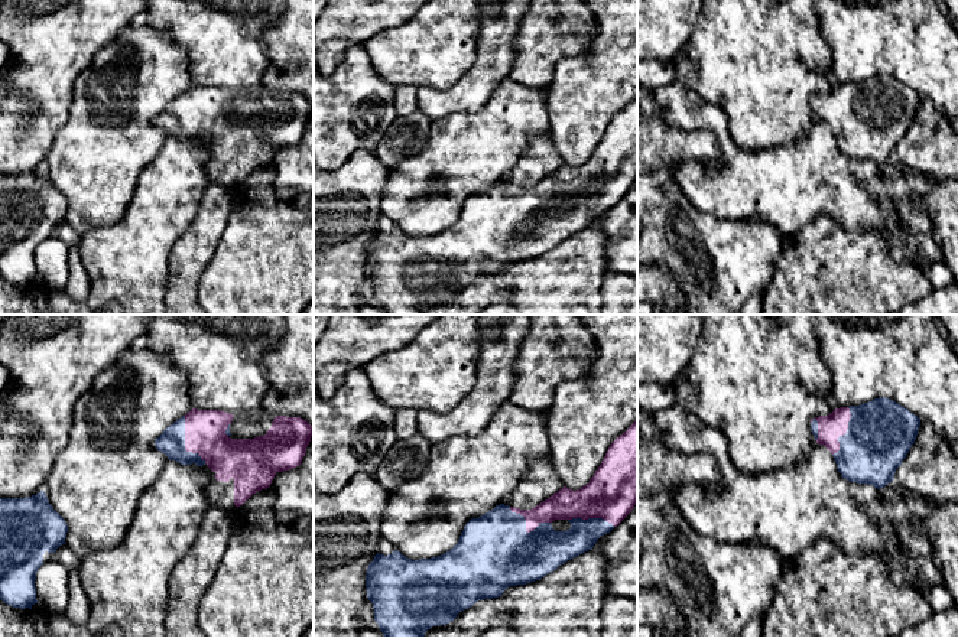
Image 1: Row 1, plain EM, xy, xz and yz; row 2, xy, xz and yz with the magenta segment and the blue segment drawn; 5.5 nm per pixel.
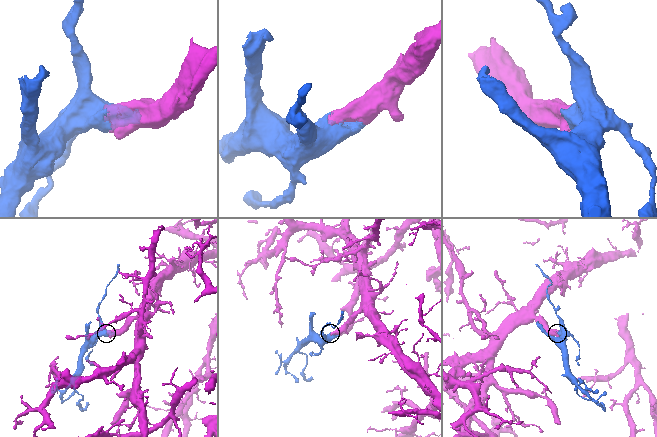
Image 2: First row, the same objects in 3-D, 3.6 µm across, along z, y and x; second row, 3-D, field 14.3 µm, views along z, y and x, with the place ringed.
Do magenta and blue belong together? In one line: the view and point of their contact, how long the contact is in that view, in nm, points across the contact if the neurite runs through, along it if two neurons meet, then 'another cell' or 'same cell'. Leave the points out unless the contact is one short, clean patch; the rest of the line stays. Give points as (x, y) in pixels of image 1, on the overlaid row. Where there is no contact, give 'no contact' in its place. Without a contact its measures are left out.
contact xy (185, 443); length 300 nm; same cell

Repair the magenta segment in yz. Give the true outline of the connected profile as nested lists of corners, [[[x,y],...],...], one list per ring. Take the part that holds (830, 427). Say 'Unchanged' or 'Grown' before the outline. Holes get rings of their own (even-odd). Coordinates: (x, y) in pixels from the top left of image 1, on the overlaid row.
Grown. [[[886,397],[811,420],[816,443],[832,453],[841,476],[877,489],[893,481],[919,426],[918,416]]]

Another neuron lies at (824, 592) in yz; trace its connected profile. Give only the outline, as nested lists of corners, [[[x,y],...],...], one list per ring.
[[[828,538],[785,559],[776,599],[763,619],[763,638],[890,638],[916,626],[933,613],[925,596],[892,580],[890,566],[874,553],[850,554]]]

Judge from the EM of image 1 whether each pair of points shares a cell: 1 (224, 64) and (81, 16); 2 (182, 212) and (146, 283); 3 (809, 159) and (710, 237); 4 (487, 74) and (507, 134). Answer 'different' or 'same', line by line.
1: different
2: same
3: different
4: different

